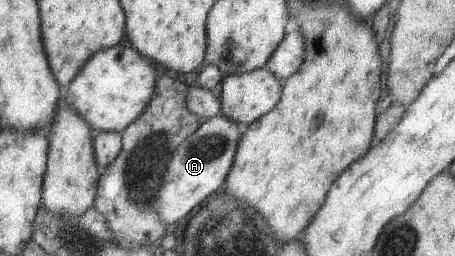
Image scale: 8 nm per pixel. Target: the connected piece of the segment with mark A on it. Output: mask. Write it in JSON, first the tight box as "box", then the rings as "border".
{"box":[154,84,243,228],"border":[[[196,84],[190,85],[184,100],[193,115],[206,121],[173,150],[160,177],[154,203],[157,204],[157,217],[169,228],[175,226],[178,219],[189,214],[195,205],[211,196],[225,181],[243,129],[238,123],[221,115],[219,98],[209,90],[201,89]]]}

